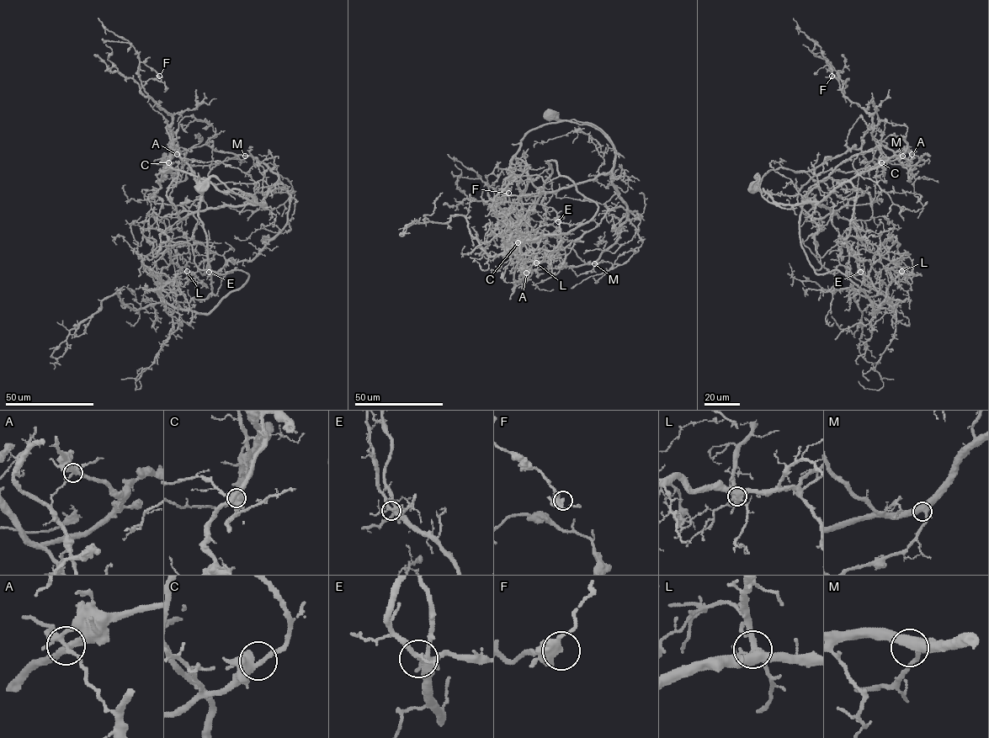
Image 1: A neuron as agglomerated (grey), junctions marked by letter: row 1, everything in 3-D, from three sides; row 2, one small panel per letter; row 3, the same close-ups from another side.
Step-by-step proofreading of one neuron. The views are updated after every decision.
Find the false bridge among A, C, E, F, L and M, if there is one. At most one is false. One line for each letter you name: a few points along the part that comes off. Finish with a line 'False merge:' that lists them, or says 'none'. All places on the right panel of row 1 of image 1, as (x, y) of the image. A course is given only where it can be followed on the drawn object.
A: Course of the part to remove: (911, 154), (853, 155), (800, 219), (816, 273), (848, 276), (873, 313), (895, 306), (854, 295), (875, 368)
False merge: A

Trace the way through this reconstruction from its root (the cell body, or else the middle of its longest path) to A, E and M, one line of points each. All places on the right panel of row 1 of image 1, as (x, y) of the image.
A: (755, 187), (758, 177), (762, 195), (774, 204), (821, 202), (844, 183), (901, 156), (907, 145), (911, 154)
E: (755, 187), (758, 177), (762, 195), (774, 204), (810, 203), (828, 209), (832, 224), (858, 255), (860, 272)
M: (755, 187), (758, 177), (762, 195), (774, 204), (821, 202), (844, 183), (879, 167), (894, 156), (902, 156)

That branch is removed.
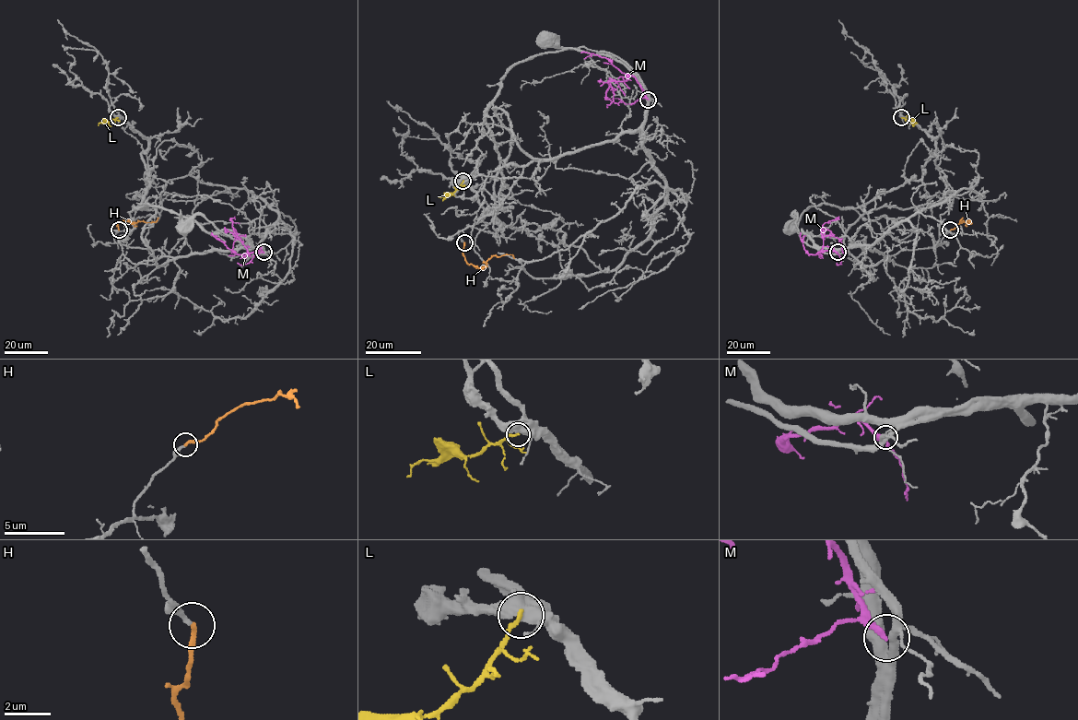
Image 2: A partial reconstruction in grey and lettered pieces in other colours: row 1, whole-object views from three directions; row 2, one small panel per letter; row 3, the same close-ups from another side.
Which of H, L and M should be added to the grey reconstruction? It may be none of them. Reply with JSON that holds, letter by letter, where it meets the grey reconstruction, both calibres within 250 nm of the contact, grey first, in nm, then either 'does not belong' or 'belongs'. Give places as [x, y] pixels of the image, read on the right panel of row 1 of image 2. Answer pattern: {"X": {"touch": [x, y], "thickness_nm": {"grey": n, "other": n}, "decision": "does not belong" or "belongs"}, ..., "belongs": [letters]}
{"H": {"touch": [950, 230], "thickness_nm": {"grey": 200, "other": 220}, "decision": "belongs"}, "L": {"touch": [901, 117], "thickness_nm": {"grey": 750, "other": 190}, "decision": "does not belong"}, "M": {"touch": [837, 252], "thickness_nm": {"grey": 280, "other": 300}, "decision": "does not belong"}, "belongs": ["H"]}

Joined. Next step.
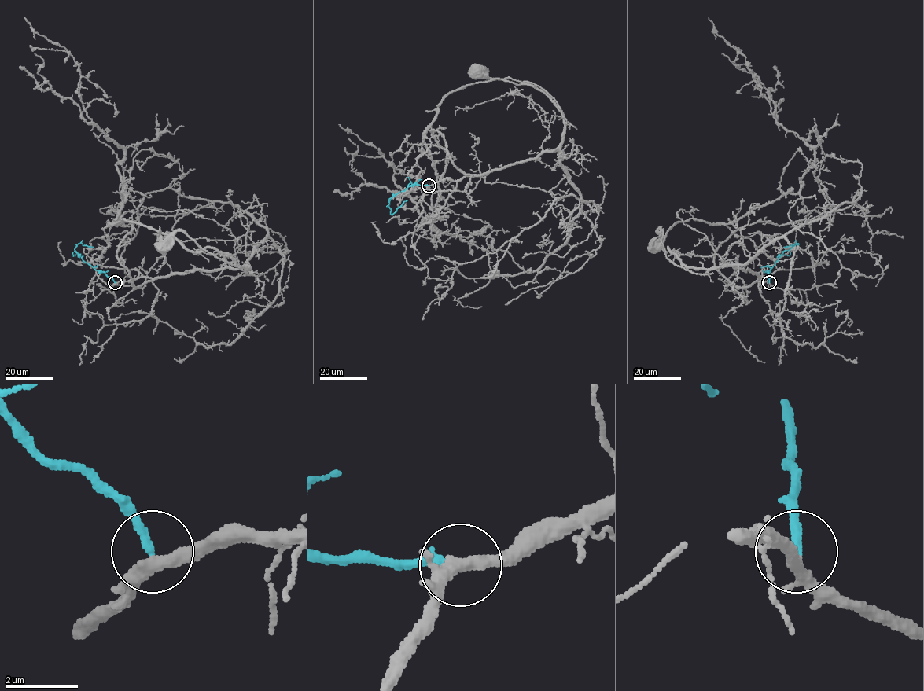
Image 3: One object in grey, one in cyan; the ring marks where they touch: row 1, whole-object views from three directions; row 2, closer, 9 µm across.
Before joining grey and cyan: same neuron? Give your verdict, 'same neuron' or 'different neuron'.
same neuron

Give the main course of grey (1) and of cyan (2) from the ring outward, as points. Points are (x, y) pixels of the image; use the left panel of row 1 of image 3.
1: (115, 282), (196, 270), (243, 266), (250, 268), (233, 266), (214, 256), (181, 231), (174, 232), (161, 244)
2: (115, 282), (104, 272), (95, 270), (75, 249), (75, 244), (79, 243), (93, 247)

